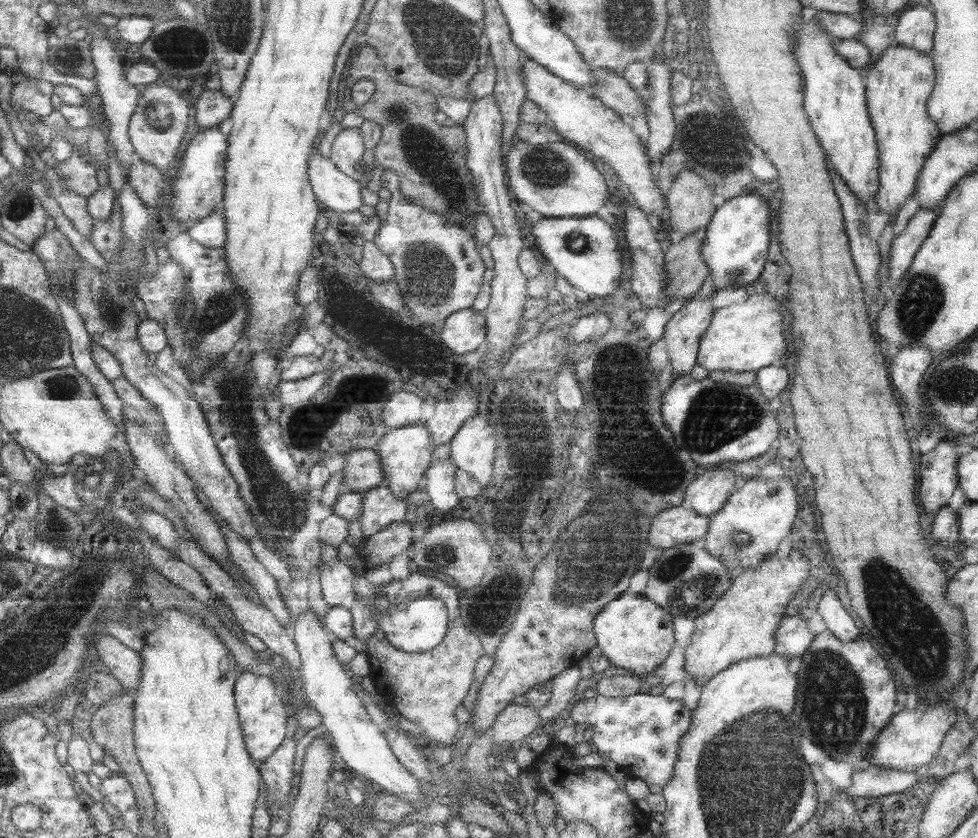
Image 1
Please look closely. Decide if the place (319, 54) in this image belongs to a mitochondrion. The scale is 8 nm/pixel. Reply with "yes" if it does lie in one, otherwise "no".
no

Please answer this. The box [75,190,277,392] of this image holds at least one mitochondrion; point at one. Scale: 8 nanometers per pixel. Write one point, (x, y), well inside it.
(221, 309)

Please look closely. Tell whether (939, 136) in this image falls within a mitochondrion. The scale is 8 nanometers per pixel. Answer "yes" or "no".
no

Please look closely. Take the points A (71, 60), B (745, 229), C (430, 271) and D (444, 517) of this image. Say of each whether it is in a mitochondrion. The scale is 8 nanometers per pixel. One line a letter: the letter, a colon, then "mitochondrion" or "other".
A: mitochondrion
B: other
C: mitochondrion
D: other

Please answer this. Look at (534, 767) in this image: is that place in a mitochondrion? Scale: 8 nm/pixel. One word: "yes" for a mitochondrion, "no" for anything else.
no

